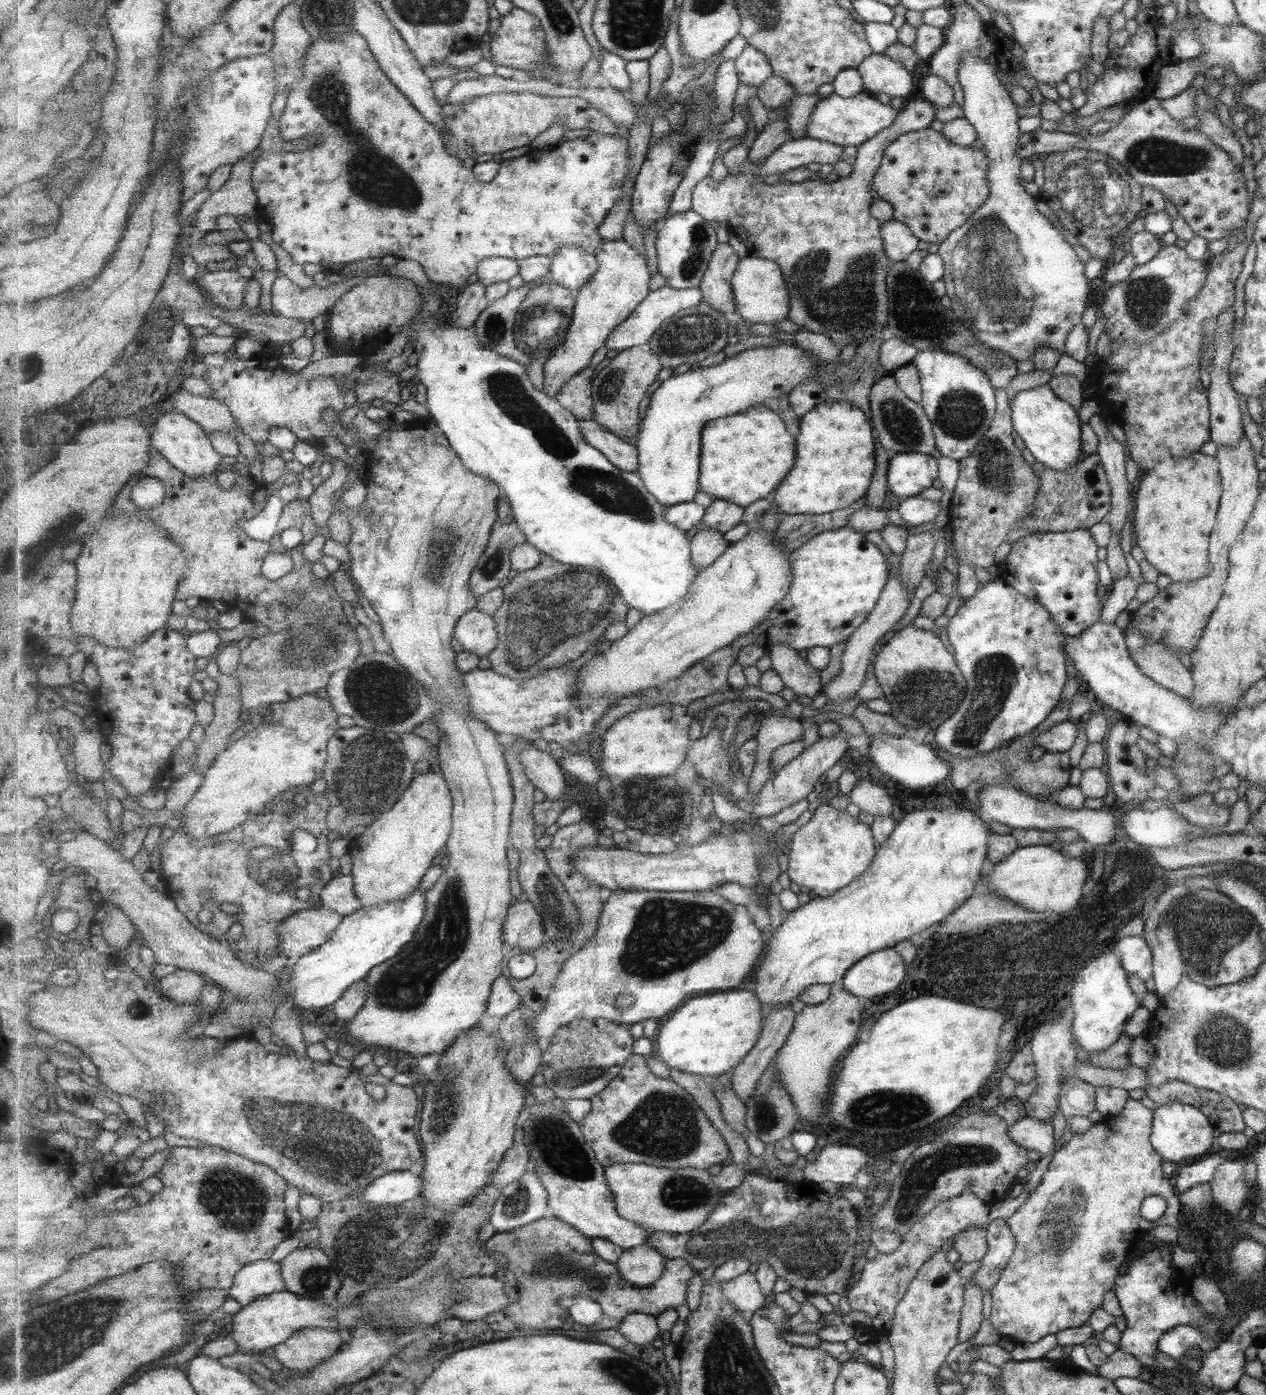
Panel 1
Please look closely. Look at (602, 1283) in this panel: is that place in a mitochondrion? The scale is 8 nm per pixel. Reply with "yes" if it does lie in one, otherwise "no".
yes

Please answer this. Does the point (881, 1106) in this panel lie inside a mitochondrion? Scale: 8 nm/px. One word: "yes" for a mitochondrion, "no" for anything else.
yes

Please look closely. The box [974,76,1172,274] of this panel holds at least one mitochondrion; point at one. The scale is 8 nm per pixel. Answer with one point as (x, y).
(1090, 194)

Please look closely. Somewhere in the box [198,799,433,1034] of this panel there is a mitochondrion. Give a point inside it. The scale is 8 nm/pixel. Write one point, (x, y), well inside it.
(282, 865)

